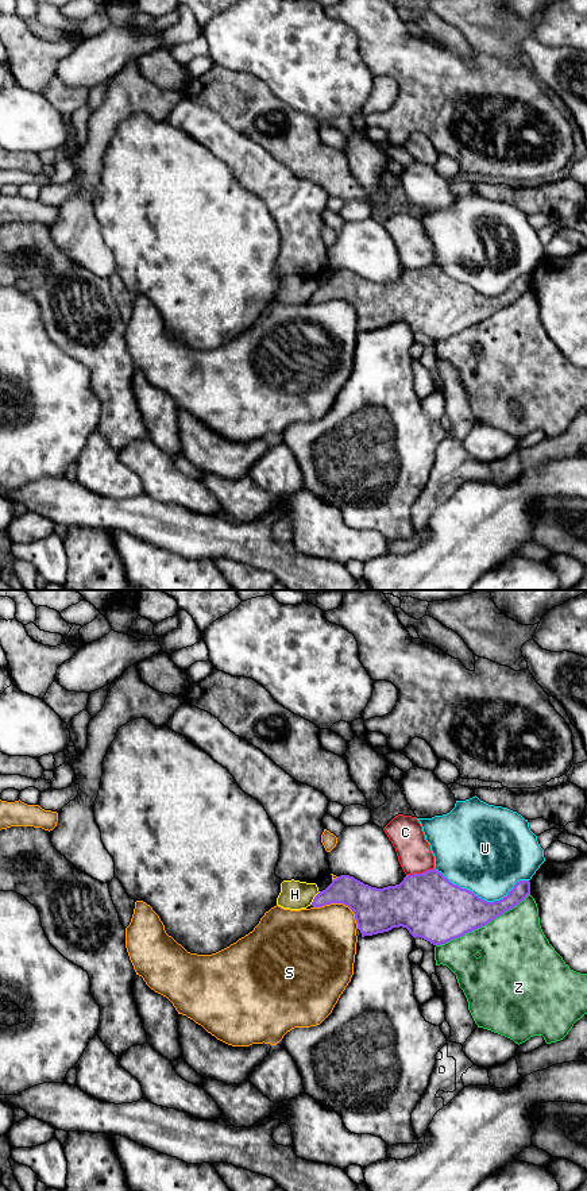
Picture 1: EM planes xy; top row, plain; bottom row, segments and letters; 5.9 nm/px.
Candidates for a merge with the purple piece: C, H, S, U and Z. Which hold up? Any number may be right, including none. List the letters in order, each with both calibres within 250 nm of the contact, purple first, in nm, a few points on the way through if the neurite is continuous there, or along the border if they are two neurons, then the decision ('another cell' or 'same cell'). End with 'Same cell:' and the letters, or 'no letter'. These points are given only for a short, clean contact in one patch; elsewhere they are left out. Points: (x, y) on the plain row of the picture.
C: calibres 380 and 200 nm; another cell
H: calibres 170 and 170 nm; border xy (320, 286), (311, 299); another cell
S: calibres 260 and 380 nm; another cell
U: calibres 360 and 440 nm; another cell
Z: calibres 340 and 420 nm; another cell
Same cell: no letter

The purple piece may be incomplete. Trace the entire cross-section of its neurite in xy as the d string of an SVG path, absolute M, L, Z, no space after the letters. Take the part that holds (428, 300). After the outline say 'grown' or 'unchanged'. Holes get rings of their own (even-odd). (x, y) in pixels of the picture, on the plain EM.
M433 263L422 269L406 270L399 280L383 284L371 282L350 270L340 270L314 292L312 301L321 302L331 298L348 301L355 309L362 332L402 321L414 334L421 332L433 340L443 340L487 320L517 301L529 289L530 277L520 275L506 292L499 296L487 297L472 286L451 278L441 267Z | unchanged

